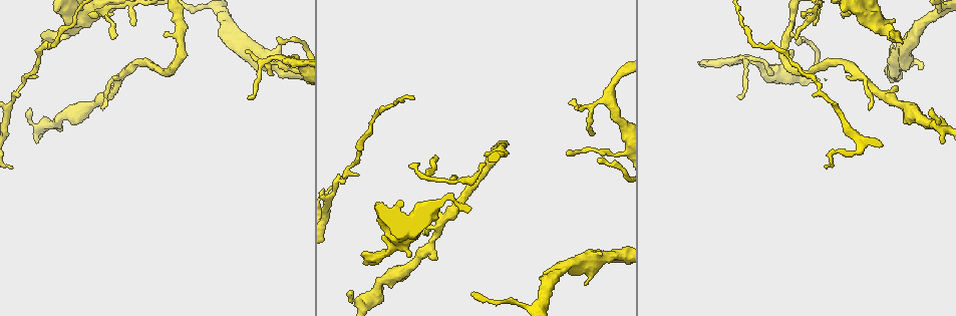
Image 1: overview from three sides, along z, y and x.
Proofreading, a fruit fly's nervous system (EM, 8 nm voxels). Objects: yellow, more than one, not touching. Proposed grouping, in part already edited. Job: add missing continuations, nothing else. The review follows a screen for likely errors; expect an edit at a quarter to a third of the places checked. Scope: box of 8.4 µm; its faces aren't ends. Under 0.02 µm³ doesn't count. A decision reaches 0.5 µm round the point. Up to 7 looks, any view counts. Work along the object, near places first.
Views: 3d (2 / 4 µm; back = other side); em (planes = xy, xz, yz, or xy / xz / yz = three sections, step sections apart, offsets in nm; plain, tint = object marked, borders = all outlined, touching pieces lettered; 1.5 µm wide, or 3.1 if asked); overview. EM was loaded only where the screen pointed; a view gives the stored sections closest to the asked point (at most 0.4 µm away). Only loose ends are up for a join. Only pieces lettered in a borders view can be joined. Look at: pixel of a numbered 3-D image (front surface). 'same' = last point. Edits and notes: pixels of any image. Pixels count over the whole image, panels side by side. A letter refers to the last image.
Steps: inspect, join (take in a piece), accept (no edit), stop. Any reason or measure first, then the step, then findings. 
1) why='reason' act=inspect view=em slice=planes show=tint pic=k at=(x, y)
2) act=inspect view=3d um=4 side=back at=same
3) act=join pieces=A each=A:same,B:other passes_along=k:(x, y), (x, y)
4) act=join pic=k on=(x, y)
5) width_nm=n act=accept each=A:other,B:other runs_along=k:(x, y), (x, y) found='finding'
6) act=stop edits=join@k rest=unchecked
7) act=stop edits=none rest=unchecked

why='branch stops here' act=inspect view=em slice=xz step=8 show=tint pic=1 at=(110, 16)

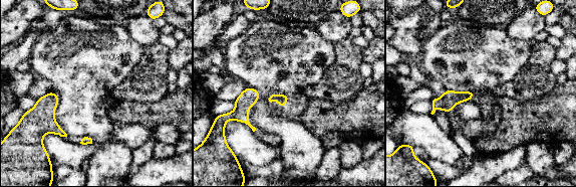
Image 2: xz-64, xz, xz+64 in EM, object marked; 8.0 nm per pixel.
why='another direction' act=inspect view=em slice=planes show=borders at=same

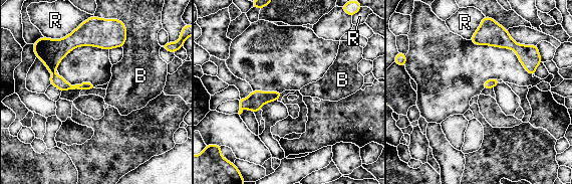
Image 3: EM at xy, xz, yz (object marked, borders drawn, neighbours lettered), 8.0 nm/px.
act=accept each=B:other,R:other runs_along=3:(121, 42), (74, 39), (40, 52) found='none of them fits'

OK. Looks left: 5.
why='an open end' act=inspect view=3d um=2 pic=1 at=(351, 294)

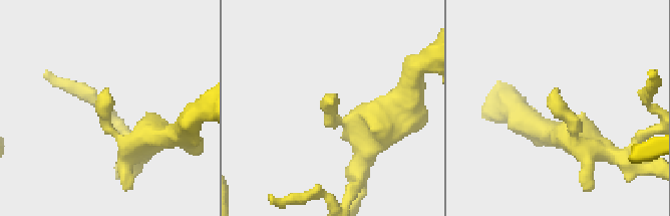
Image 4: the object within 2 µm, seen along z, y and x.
act=inspect view=em slice=planes show=borders pic=4 at=(332, 106)

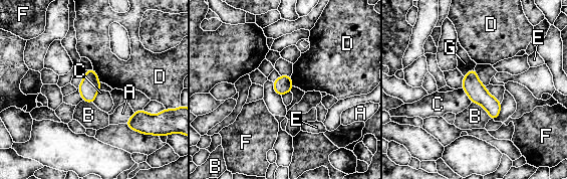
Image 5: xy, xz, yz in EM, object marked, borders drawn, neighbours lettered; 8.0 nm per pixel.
act=accept each=A:other,B:other,C:other,D:other,E:other,F:other,G:other border=5:(461, 88), (466, 93), (471, 103) found='no lettered piece goes on from it'

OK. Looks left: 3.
why='an open end' act=inspect view=3d um=4 side=back pic=1 at=(902, 39)

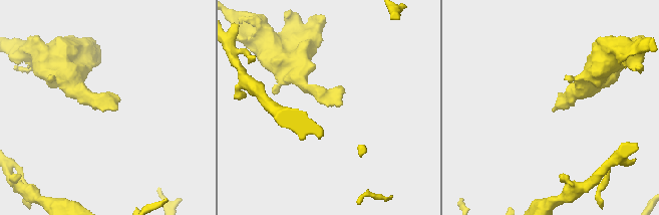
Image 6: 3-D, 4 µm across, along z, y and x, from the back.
why='shape alone is not enough' act=inspect view=em slice=planes show=borders pic=6 at=(339, 103)

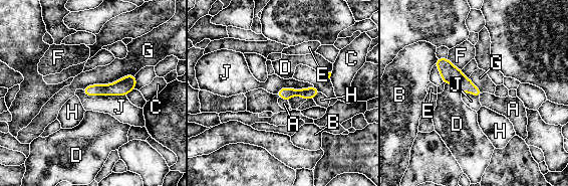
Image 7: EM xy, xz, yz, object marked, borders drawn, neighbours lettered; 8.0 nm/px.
longest_contact=G:440nm act=join pieces=A each=A:same,B:other,C:other,D:other,E:other,F:other,G:other,H:other,J:other found='the neuron continues'

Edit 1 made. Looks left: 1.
act=stop edits=join@7 rest=unchecked

